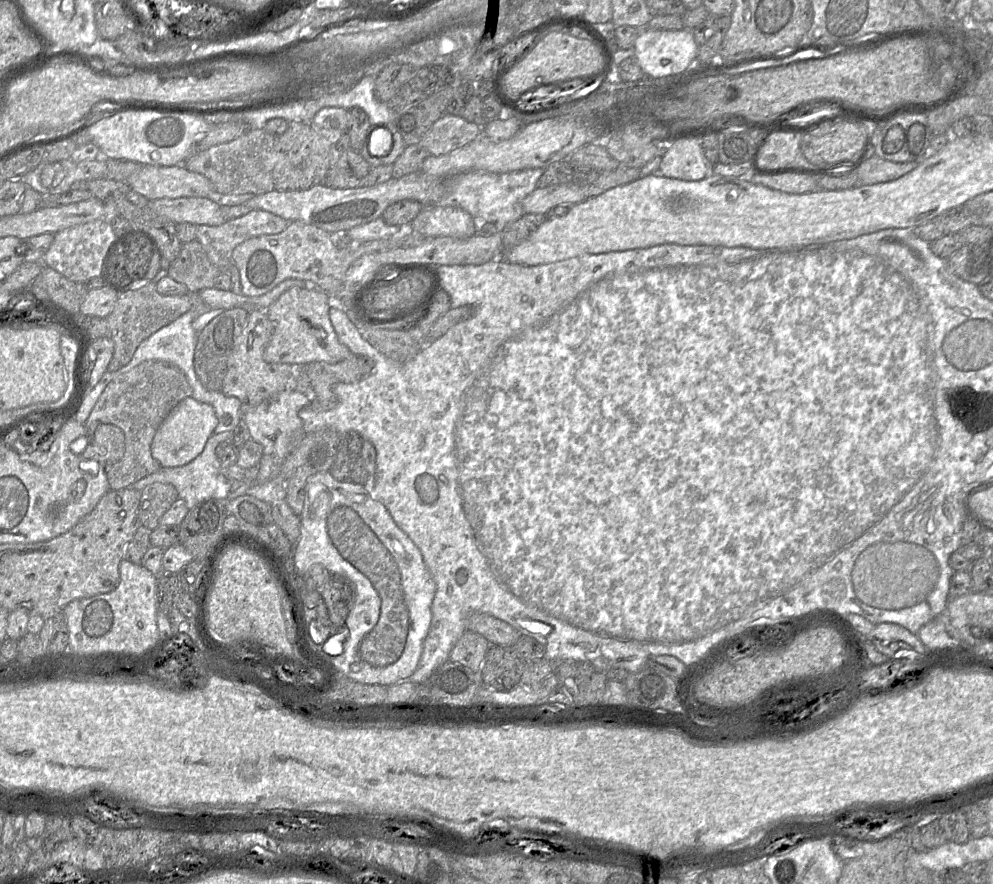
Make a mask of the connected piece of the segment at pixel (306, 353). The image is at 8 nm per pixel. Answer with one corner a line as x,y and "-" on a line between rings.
292,287
281,294
266,309
274,325
274,333
264,349
264,360
268,363
302,367
313,362
337,363
353,355
339,341
333,328
329,316
332,305
330,296
317,287

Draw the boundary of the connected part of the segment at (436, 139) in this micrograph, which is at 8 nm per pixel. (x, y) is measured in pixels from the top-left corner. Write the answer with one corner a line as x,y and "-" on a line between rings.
446,114
436,120
421,138
420,144
429,155
440,156
474,140
482,127
460,115

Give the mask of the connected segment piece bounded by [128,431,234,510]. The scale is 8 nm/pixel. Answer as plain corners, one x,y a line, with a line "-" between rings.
233,431
213,434
208,439
201,454
190,463
178,467
160,467
158,471
147,475
130,485
128,488
141,491
147,485
155,482
170,484
175,487
178,492
178,498
185,501
189,510
204,500
228,500
232,481
224,476
222,472
222,465
220,464
220,460
216,453
216,449
221,443
234,443

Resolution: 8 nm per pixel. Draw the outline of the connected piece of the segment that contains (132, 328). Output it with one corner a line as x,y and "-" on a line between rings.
151,282
137,290
118,295
116,305
107,317
108,336
114,343
114,353
107,371
117,371
132,359
142,341
162,327
170,324
195,306
192,293
162,295

